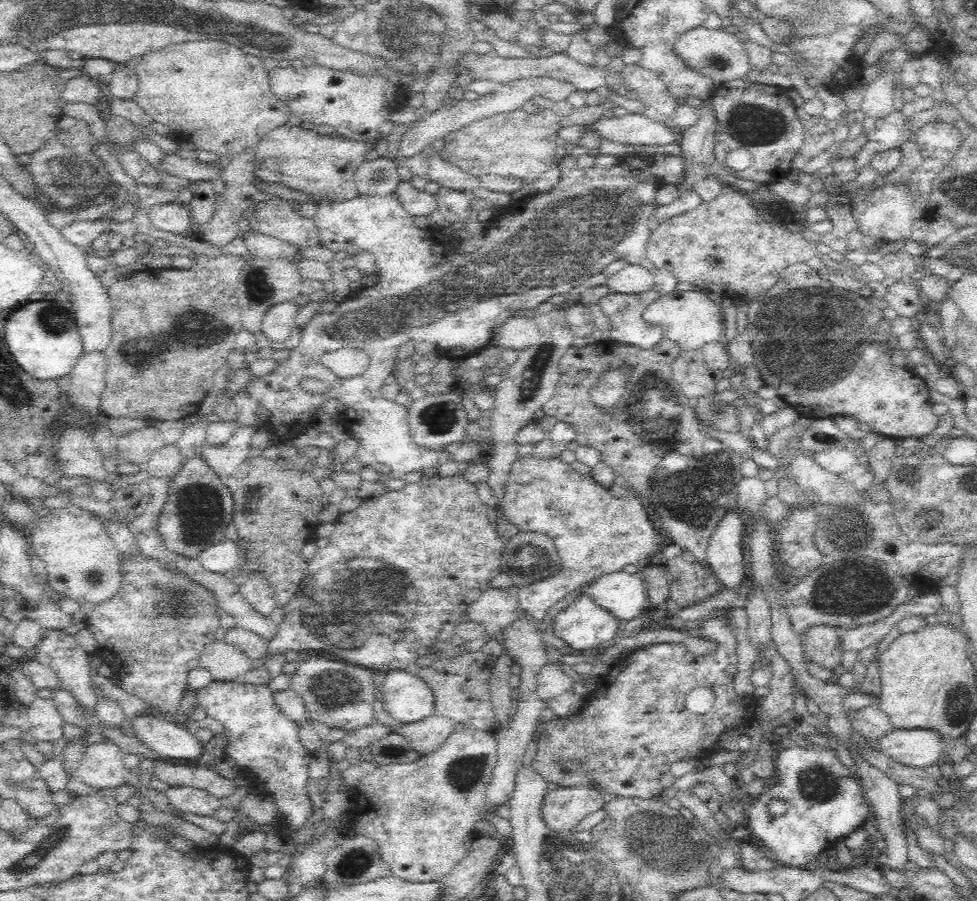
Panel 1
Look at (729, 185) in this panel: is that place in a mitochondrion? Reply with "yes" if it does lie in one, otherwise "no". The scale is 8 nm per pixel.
no

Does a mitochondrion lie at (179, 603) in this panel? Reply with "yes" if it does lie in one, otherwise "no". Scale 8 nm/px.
yes

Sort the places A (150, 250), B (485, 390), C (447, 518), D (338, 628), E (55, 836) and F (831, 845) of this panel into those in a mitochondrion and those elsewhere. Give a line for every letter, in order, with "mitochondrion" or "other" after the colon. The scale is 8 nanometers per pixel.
A: other
B: other
C: other
D: mitochondrion
E: mitochondrion
F: other

